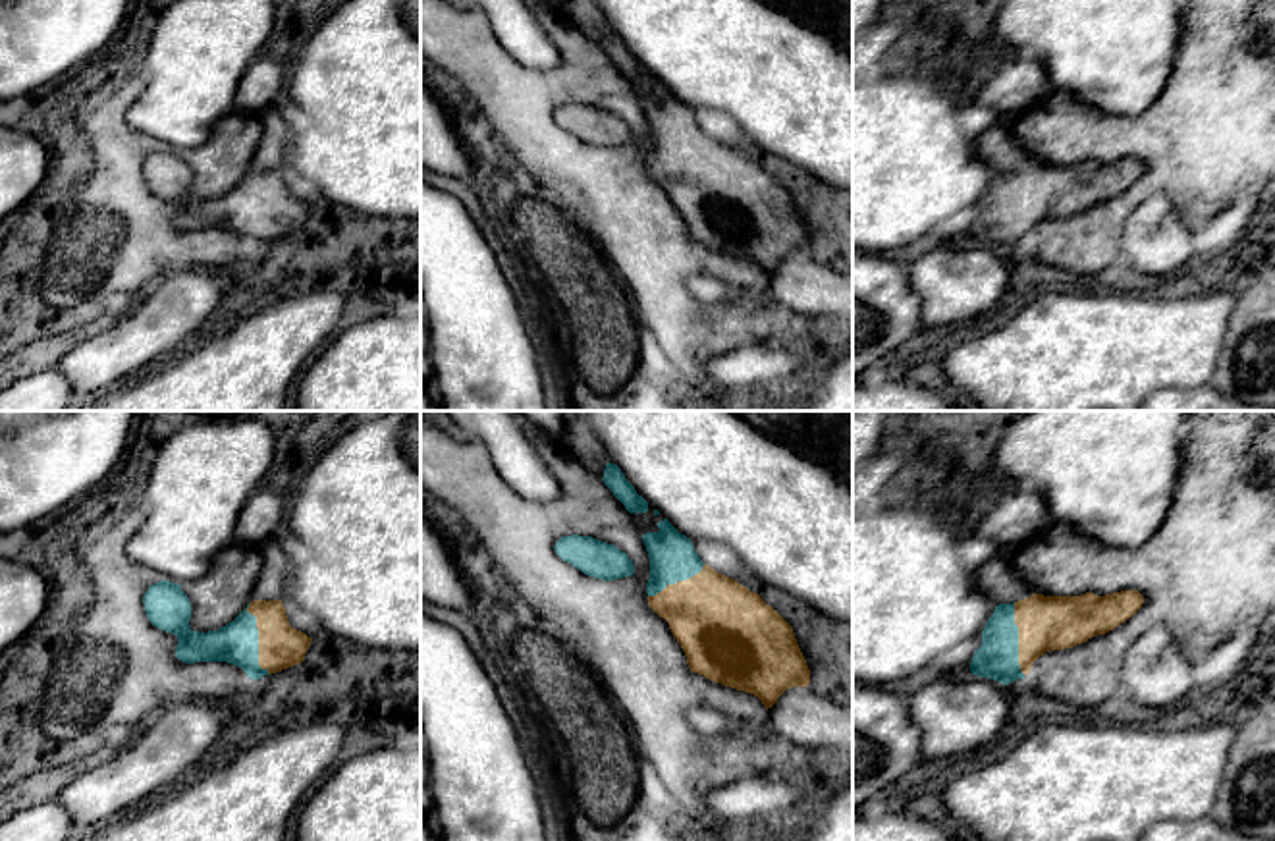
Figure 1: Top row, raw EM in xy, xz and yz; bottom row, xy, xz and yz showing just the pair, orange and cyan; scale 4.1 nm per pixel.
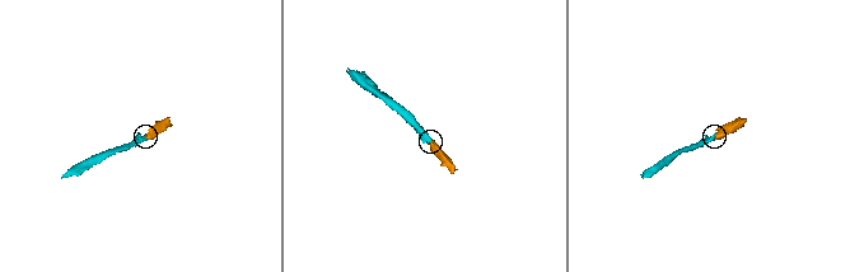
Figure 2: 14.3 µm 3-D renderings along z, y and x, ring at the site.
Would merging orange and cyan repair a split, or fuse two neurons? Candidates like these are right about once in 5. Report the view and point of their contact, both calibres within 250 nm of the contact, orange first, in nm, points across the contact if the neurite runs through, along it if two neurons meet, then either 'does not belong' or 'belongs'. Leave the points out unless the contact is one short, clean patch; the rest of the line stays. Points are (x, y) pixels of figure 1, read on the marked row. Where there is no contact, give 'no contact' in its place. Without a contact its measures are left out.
contact xy (259, 641); calibres 190 and 180 nm; way xy (280, 647), (259, 641), (238, 643); belongs

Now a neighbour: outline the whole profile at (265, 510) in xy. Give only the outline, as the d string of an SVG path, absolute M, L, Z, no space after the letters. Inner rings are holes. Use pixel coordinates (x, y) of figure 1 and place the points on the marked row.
M264 482L257 488L239 513L233 542L260 548L284 521L287 500L285 486L270 486Z

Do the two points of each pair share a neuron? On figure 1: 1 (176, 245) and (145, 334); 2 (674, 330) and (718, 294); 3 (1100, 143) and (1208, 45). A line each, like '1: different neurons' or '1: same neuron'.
1: different neurons
2: different neurons
3: same neuron

